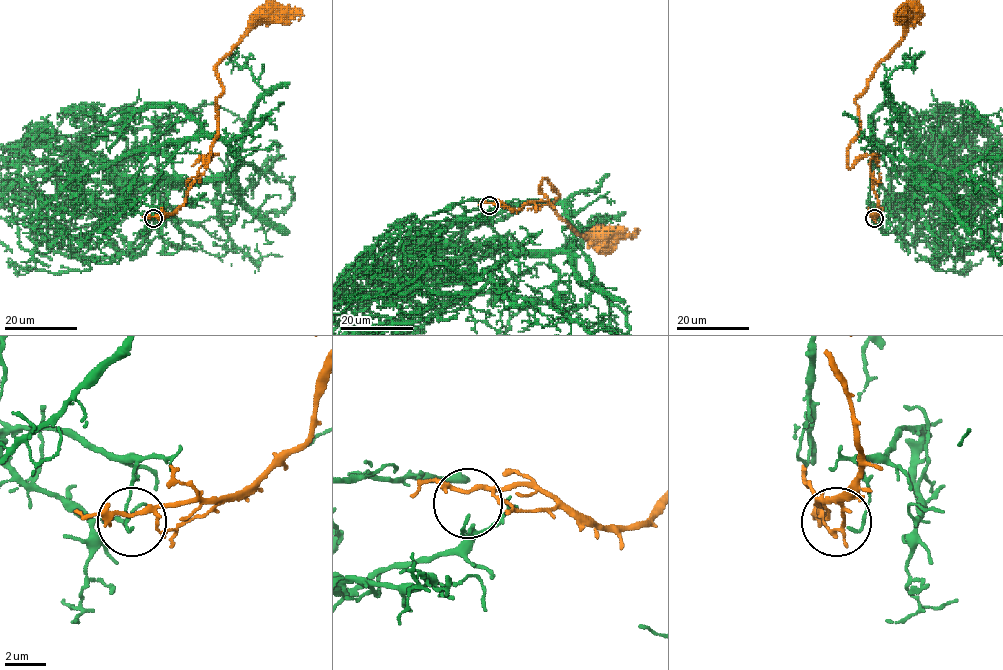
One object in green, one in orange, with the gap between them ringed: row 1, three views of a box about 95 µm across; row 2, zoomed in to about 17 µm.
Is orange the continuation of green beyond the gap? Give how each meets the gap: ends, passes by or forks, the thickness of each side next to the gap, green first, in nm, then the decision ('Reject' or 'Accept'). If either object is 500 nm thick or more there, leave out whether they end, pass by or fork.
At the ring green ends. At the ring orange passes by. Thickness 130 nm (green) against 190 nm. Accept

